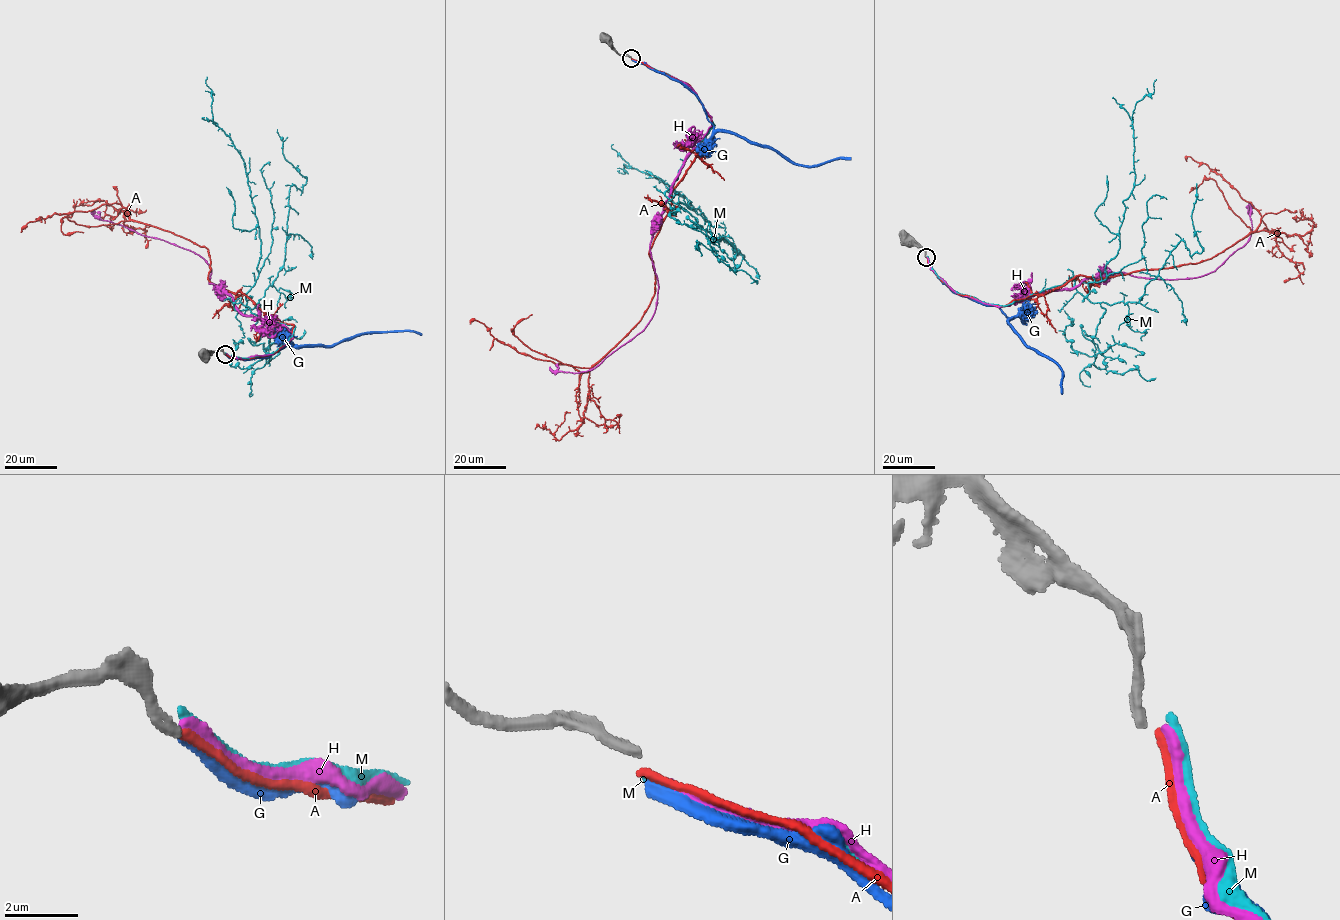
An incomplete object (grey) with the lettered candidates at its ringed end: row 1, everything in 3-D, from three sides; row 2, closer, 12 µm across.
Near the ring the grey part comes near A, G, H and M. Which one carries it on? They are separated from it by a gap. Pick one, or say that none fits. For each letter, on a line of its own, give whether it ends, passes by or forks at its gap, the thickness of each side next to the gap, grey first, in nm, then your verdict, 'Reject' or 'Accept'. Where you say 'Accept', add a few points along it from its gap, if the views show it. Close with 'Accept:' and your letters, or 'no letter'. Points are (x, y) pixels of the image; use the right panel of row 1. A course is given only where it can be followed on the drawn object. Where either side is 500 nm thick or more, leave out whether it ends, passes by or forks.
A: It ends there. Thickness 280 nm (grey) against 240 nm. Reject
G: It ends there. Thickness 280 nm (grey) against 360 nm. Reject
H: It ends there. Thickness 280 nm (grey) against 280 nm. Accept. Its course: (927, 257), (956, 293), (999, 307), (1075, 288), (1102, 273), (1189, 278), (1210, 273), (1246, 244), (1249, 202)
M: It ends there. Thickness 280 nm (grey) against 240 nm. Reject
Accept: H

